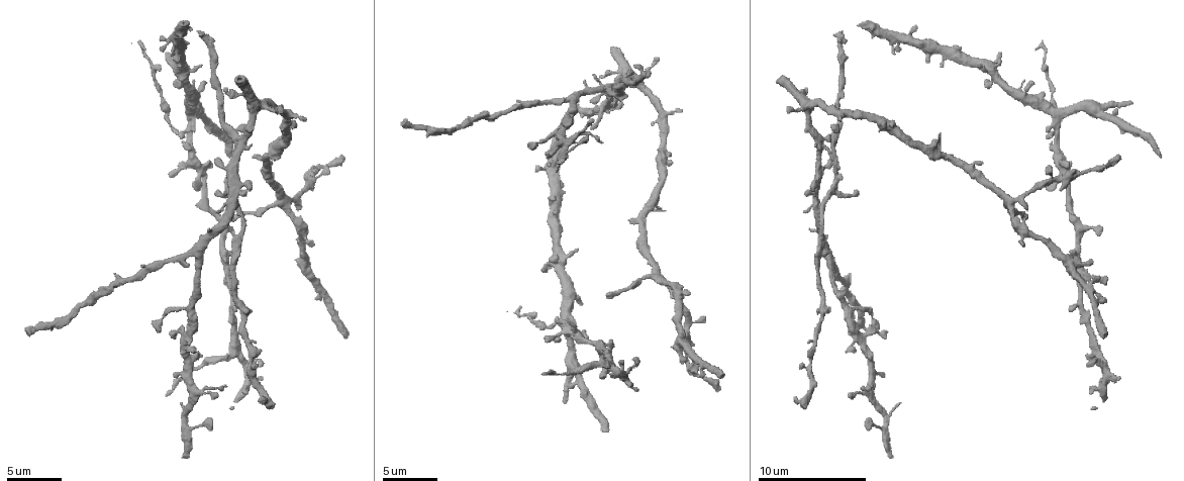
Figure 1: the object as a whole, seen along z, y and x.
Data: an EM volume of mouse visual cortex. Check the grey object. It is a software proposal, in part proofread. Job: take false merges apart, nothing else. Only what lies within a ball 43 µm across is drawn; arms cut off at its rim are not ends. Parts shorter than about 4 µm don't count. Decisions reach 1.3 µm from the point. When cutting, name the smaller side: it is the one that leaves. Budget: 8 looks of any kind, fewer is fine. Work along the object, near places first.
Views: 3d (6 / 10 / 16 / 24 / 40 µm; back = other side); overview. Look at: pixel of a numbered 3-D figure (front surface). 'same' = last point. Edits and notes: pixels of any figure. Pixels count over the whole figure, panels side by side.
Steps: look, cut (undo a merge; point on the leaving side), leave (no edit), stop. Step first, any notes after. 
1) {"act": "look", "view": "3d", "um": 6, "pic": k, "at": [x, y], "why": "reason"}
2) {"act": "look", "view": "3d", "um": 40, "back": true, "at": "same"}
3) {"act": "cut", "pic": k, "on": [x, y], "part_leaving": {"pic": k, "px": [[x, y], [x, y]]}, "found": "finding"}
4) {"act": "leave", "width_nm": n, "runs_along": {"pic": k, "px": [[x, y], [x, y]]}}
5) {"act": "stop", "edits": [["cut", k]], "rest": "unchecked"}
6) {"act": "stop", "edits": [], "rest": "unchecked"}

{"act": "look", "view": "3d", "um": 6, "pic": 1, "at": [853, 308]}

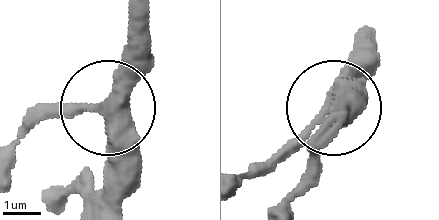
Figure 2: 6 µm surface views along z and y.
{"act": "leave", "width_nm": 400, "runs_along": {"pic": 2, "px": [[376, 31], [367, 67], [254, 169]]}, "found": "all the same neuron"}

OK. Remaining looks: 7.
{"act": "look", "view": "3d", "um": 10, "pic": 1, "at": [238, 208], "why": "four-way junction"}

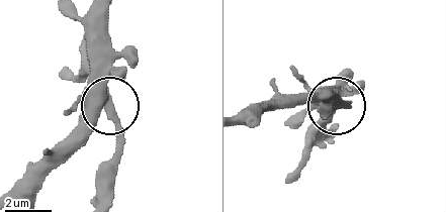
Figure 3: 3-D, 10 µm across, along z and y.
{"act": "leave", "found": "all the same neuron"}

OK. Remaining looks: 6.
{"act": "look", "view": "3d", "um": 10, "pic": 1, "at": [555, 320]}

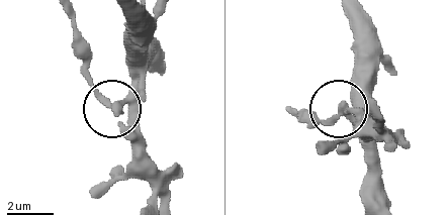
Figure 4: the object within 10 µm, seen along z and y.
{"act": "look", "view": "3d", "um": 6, "pic": 4, "at": [116, 106], "why": "closer look"}

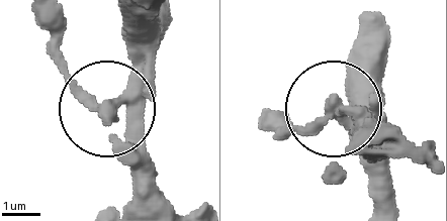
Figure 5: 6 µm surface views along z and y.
{"act": "leave", "width_nm": 300, "runs_along": {"pic": 5, "px": [[126, 21], [136, 70], [106, 102], [52, 43]]}, "found": "one neuron here"}

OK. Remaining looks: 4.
{"act": "look", "view": "3d", "um": 10, "pic": 1, "at": [274, 202]}

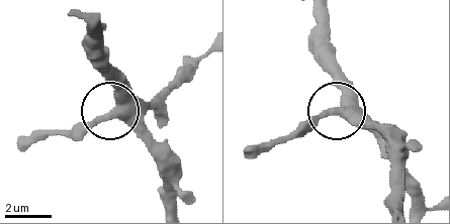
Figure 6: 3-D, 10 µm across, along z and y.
{"act": "leave", "runs_along": {"pic": 6, "px": [[324, 16], [324, 63], [342, 98], [336, 109], [297, 136]]}, "found": "one neuron here"}

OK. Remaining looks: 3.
{"act": "stop", "edits": [], "rest": "unchecked"}

